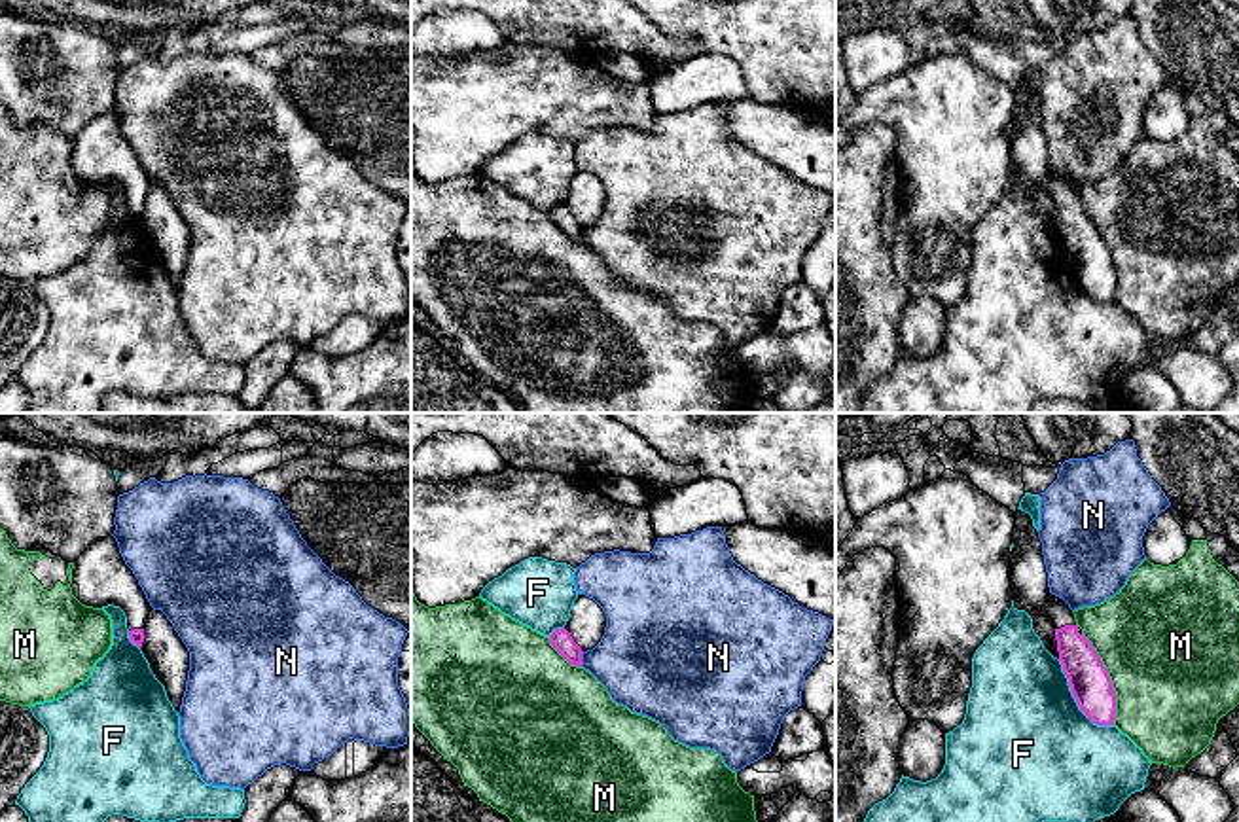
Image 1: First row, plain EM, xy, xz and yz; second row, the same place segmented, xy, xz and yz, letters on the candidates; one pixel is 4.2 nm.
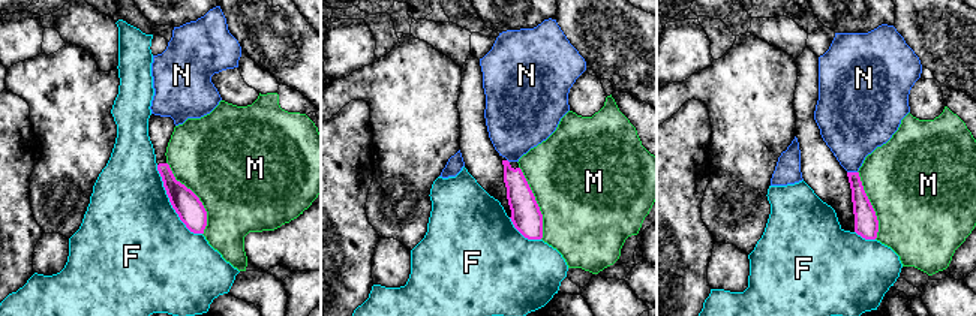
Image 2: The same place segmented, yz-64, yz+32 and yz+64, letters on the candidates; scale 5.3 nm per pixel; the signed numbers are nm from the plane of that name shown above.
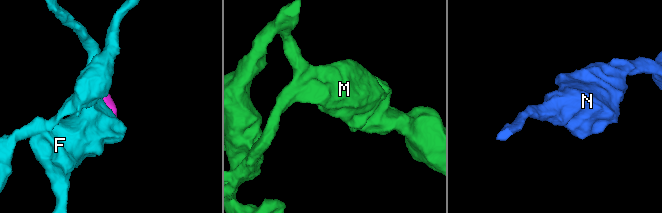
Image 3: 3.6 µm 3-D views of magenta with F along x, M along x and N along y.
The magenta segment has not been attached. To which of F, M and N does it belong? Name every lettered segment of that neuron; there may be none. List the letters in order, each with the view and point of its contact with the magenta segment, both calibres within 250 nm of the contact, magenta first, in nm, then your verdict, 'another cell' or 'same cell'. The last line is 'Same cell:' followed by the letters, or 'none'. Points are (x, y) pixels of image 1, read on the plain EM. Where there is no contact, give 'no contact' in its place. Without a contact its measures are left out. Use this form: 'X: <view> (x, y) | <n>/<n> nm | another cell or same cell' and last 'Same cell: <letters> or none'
F: yz (1077, 277) | 170/500 nm | another cell
M: yz (1109, 254) | 170/480 nm | another cell
N: xz (580, 235) | 90/380 nm | another cell
Same cell: none

